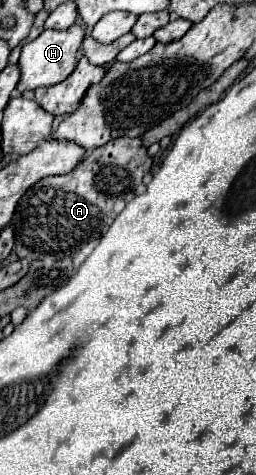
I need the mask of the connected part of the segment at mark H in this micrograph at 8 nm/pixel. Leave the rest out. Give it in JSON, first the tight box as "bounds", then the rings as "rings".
{"bounds":[18,24,84,90],"rings":[[[74,24],[68,30],[44,30],[38,38],[22,46],[22,54],[18,60],[20,66],[20,82],[18,90],[34,90],[38,86],[52,86],[68,78],[76,66],[76,54],[82,50],[84,28]]]}

